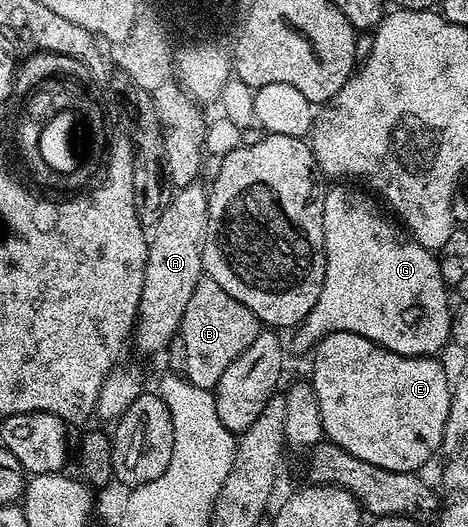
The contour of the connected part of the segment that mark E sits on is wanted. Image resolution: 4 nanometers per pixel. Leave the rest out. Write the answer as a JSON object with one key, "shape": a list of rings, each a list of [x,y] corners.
{"shape":[[[333,332],[326,334],[321,341],[315,344],[313,359],[315,363],[311,366],[311,376],[309,383],[315,390],[317,404],[320,405],[321,424],[326,441],[332,442],[335,446],[345,448],[357,460],[365,460],[368,464],[377,464],[377,468],[385,468],[389,472],[401,472],[402,474],[413,474],[422,471],[422,466],[430,460],[431,457],[440,453],[443,445],[443,433],[445,424],[449,420],[449,408],[451,407],[452,383],[447,383],[447,370],[438,361],[438,357],[429,358],[410,358],[401,356],[397,352],[389,352],[384,346],[379,346],[376,342],[370,342],[365,336],[357,336],[353,332]]]}

